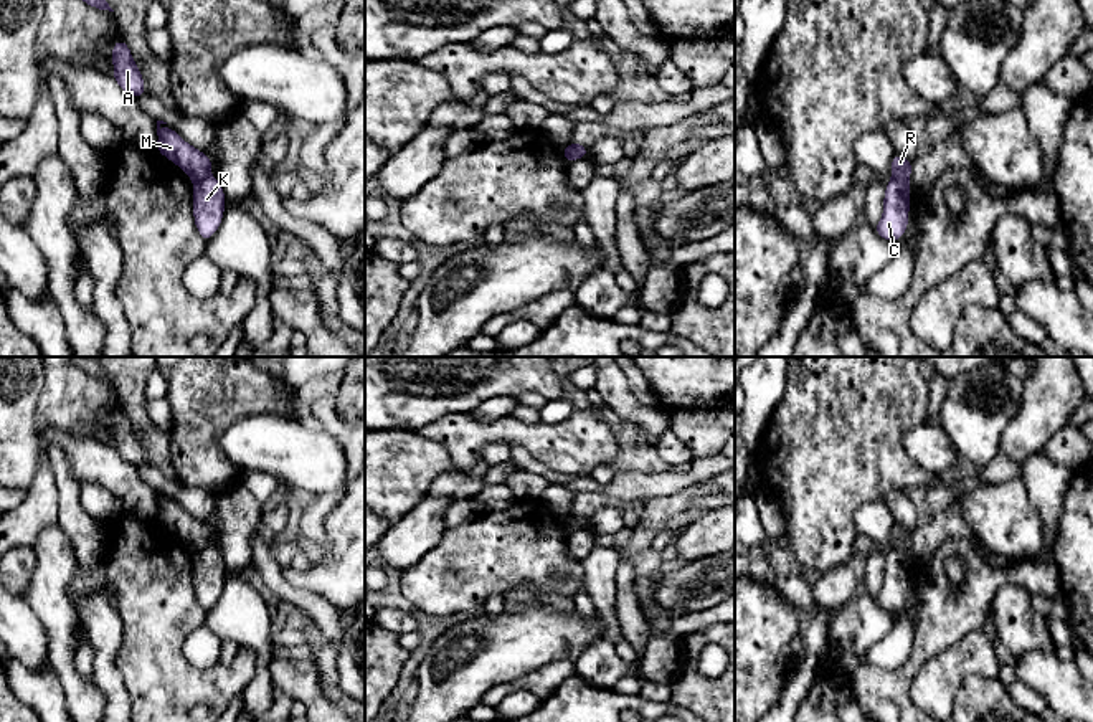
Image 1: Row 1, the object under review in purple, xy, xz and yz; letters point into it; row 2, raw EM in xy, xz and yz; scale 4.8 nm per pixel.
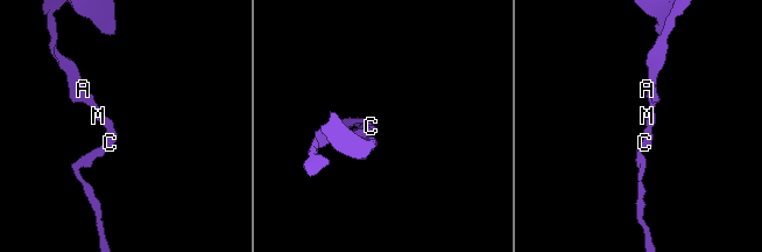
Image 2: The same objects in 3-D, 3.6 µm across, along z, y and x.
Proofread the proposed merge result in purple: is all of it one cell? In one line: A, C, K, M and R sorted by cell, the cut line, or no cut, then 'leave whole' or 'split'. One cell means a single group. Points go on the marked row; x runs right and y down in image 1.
groups A M R / C K; cut xy (208, 175), (193, 182); split

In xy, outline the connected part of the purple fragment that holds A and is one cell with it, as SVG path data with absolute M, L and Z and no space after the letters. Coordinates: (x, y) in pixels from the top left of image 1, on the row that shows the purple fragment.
M117 40L112 45L112 66L116 71L112 79L122 91L129 93L134 99L139 99L142 94L147 93L142 73L132 58L127 41Z

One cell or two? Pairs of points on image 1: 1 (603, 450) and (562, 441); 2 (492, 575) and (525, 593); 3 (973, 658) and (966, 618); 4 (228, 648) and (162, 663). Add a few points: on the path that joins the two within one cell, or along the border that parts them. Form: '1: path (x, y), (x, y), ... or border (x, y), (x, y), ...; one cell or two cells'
1: path (593, 446), (572, 446); one cell
2: border (552, 593), (515, 585), (504, 595); two cells
3: border (979, 628), (936, 653); two cells
4: border (240, 648), (230, 663), (220, 663); two cells

